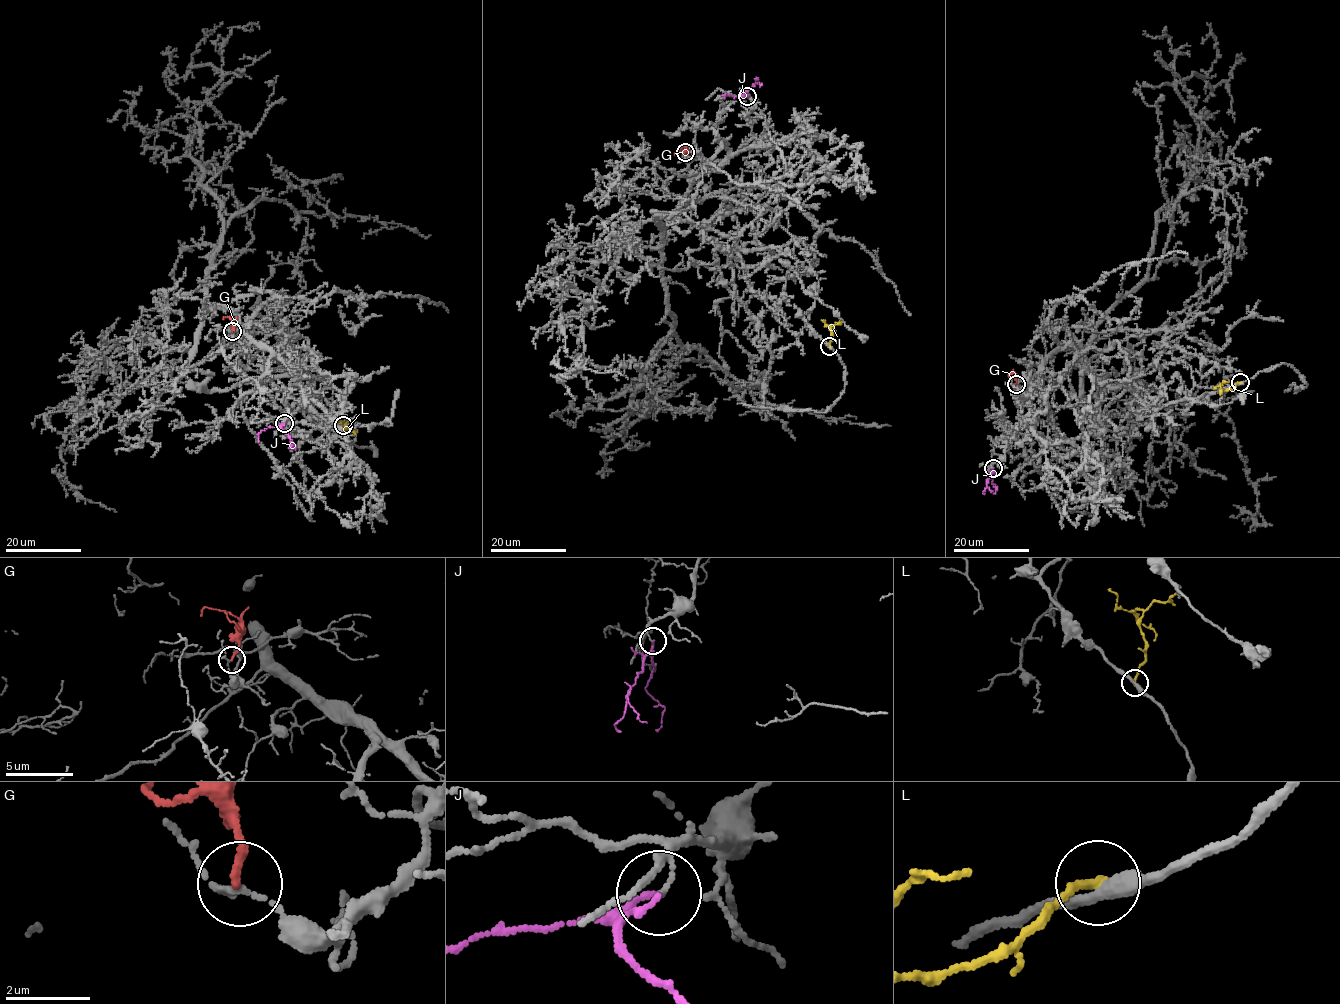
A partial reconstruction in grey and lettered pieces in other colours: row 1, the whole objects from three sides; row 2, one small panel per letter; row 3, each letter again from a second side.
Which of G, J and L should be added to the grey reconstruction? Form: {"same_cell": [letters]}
{"same_cell": []}

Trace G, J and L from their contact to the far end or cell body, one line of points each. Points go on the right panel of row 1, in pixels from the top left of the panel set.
G: (1016, 385), (1016, 377), (1011, 373), (1014, 375)
J: (993, 468), (991, 481), (996, 487), (993, 493)
L: (1240, 382), (1226, 390), (1220, 385), (1213, 389)

